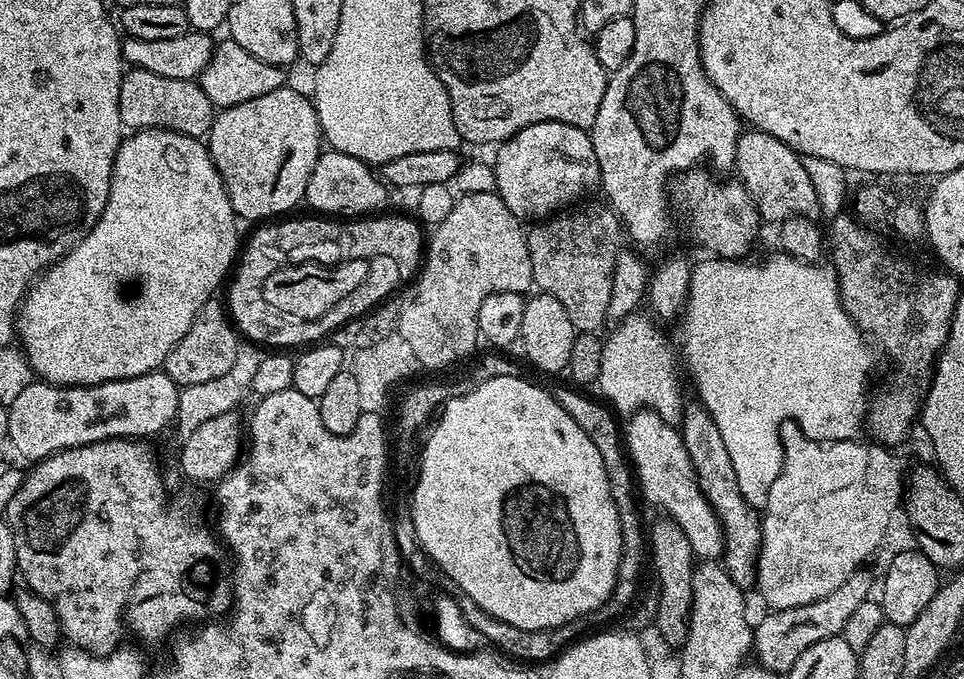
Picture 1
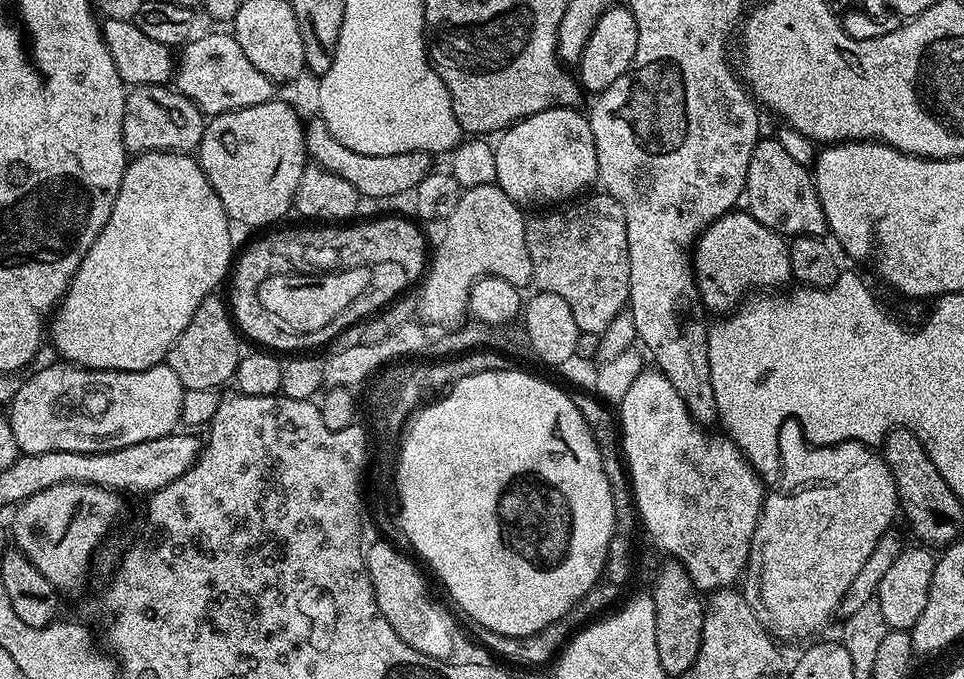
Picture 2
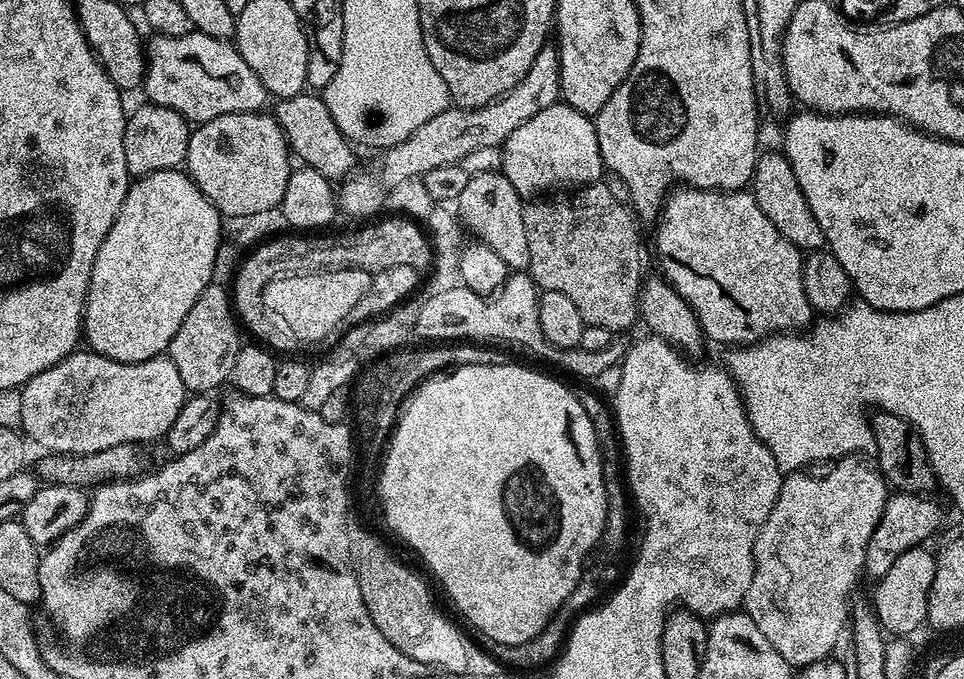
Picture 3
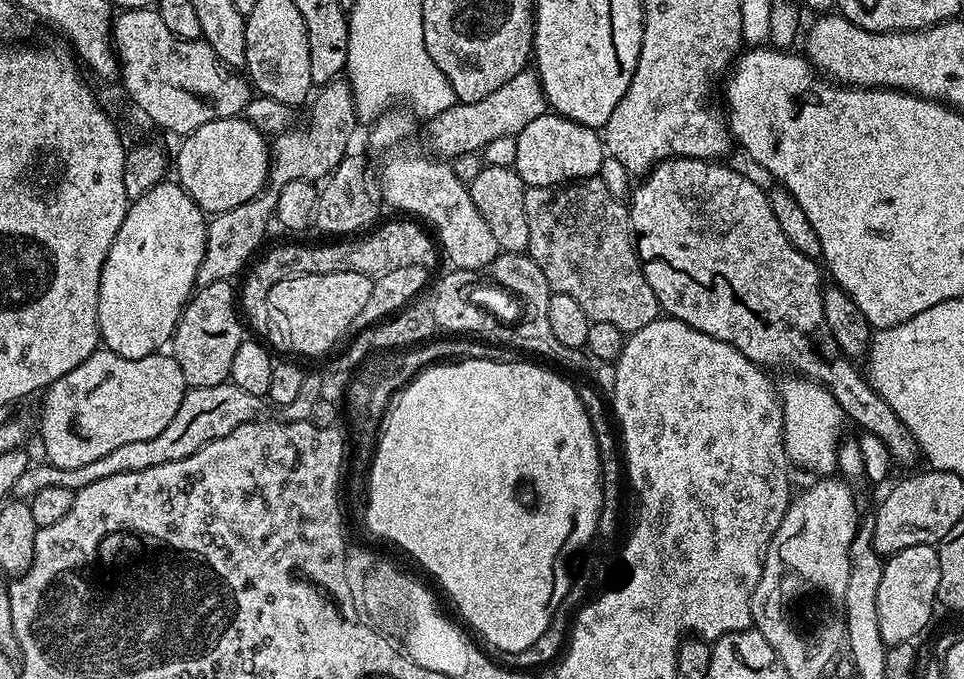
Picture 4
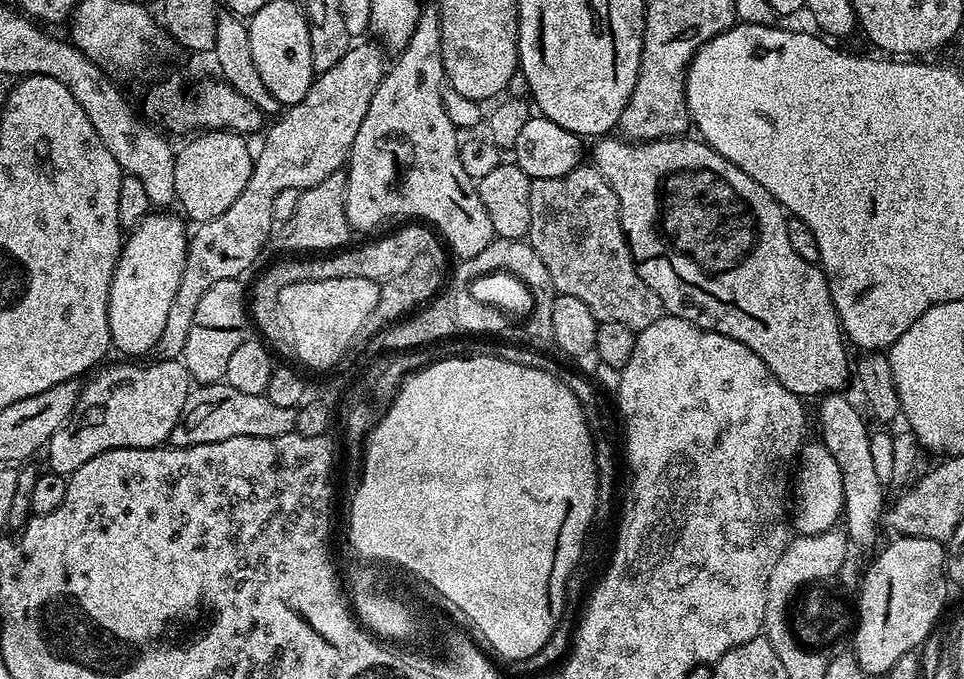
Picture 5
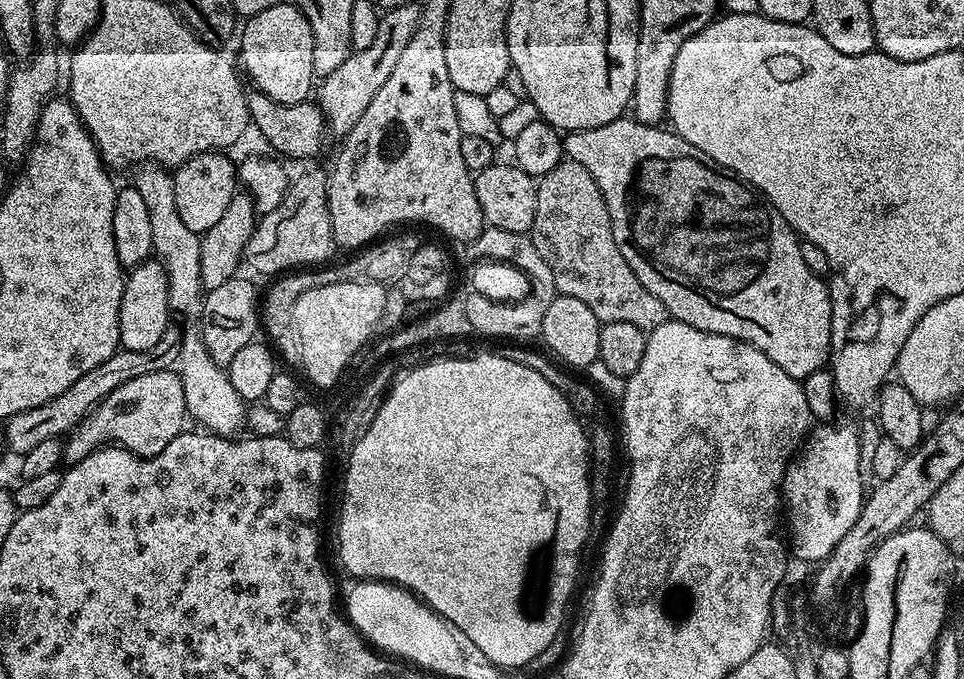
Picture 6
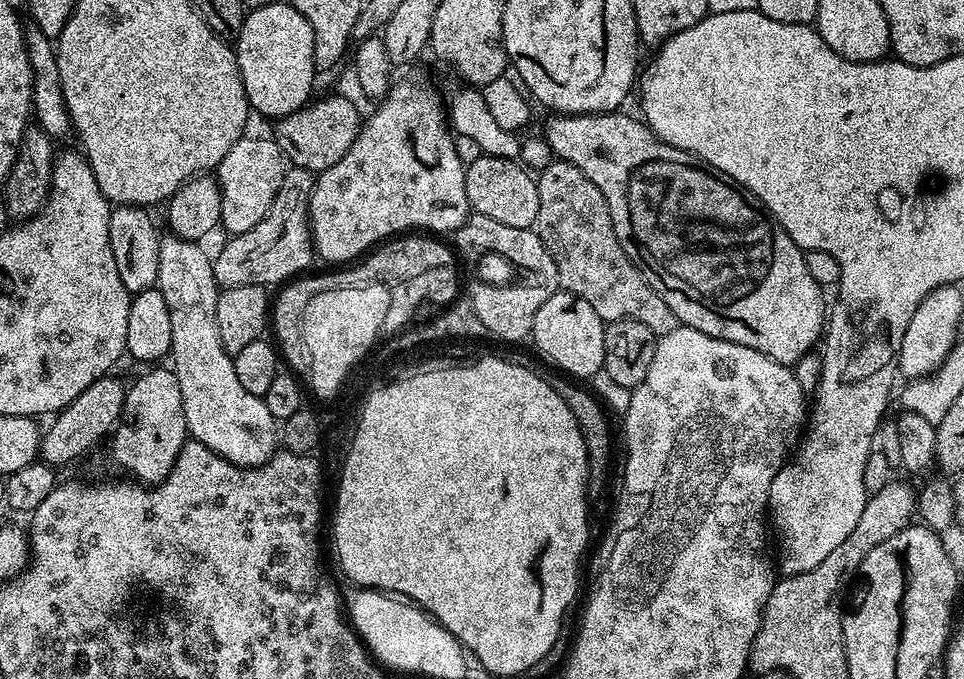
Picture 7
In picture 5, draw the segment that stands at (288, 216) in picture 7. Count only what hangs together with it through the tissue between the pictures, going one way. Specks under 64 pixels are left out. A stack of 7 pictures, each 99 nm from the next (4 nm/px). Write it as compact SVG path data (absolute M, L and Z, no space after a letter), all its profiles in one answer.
M338 171L330 174L326 182L303 189L298 206L294 206L294 214L290 214L290 218L279 225L274 244L285 248L288 254L328 254L343 249L351 241L348 239L354 236L354 229L349 226L344 209L344 187L347 181L347 175Z

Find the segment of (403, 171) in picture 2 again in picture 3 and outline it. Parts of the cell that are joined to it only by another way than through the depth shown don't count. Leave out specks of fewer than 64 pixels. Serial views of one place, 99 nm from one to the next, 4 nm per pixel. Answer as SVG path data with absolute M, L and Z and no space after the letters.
M305 90L297 96L276 100L274 106L276 122L288 140L291 155L300 159L301 165L318 170L318 174L333 182L343 182L357 171L353 145L338 130L323 95Z

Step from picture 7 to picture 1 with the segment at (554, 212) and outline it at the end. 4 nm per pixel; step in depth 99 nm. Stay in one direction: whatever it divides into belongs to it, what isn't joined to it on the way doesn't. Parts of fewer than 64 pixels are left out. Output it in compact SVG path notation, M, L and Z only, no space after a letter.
M607 203L579 208L561 211L543 222L533 223L527 229L532 283L539 291L550 294L550 298L558 298L558 302L562 302L562 307L577 332L599 333L600 327L608 320L608 307L614 292L614 266L616 256L622 251L622 225L620 217Z

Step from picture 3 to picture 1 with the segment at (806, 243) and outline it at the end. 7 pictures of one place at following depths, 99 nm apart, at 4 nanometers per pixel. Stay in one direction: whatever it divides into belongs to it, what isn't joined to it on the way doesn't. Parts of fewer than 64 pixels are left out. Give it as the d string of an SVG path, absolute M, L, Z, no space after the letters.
M757 130L741 131L736 147L736 167L735 175L739 183L743 184L744 189L750 194L754 206L758 210L761 221L772 223L772 226L779 225L780 221L795 216L820 216L820 203L818 194L814 190L814 185L810 183L810 174L806 174L806 166L799 152L795 152L785 142L772 137L768 133Z

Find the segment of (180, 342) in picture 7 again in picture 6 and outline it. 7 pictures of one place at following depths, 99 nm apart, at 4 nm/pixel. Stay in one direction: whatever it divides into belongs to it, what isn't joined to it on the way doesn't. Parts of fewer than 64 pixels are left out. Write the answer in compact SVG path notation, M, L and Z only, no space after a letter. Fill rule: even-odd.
M144 166L132 180L149 211L150 226L153 227L153 253L167 274L169 307L184 316L197 317L203 311L204 287L201 282L201 242L199 233L187 229L179 217L175 205L174 180L171 173L161 167ZM184 326L181 336L182 346L179 348L179 358L176 371L182 378L183 393L189 415L196 418L209 433L231 437L240 425L243 425L246 414L246 404L229 382L227 373L209 356L205 343L202 342L199 327Z

